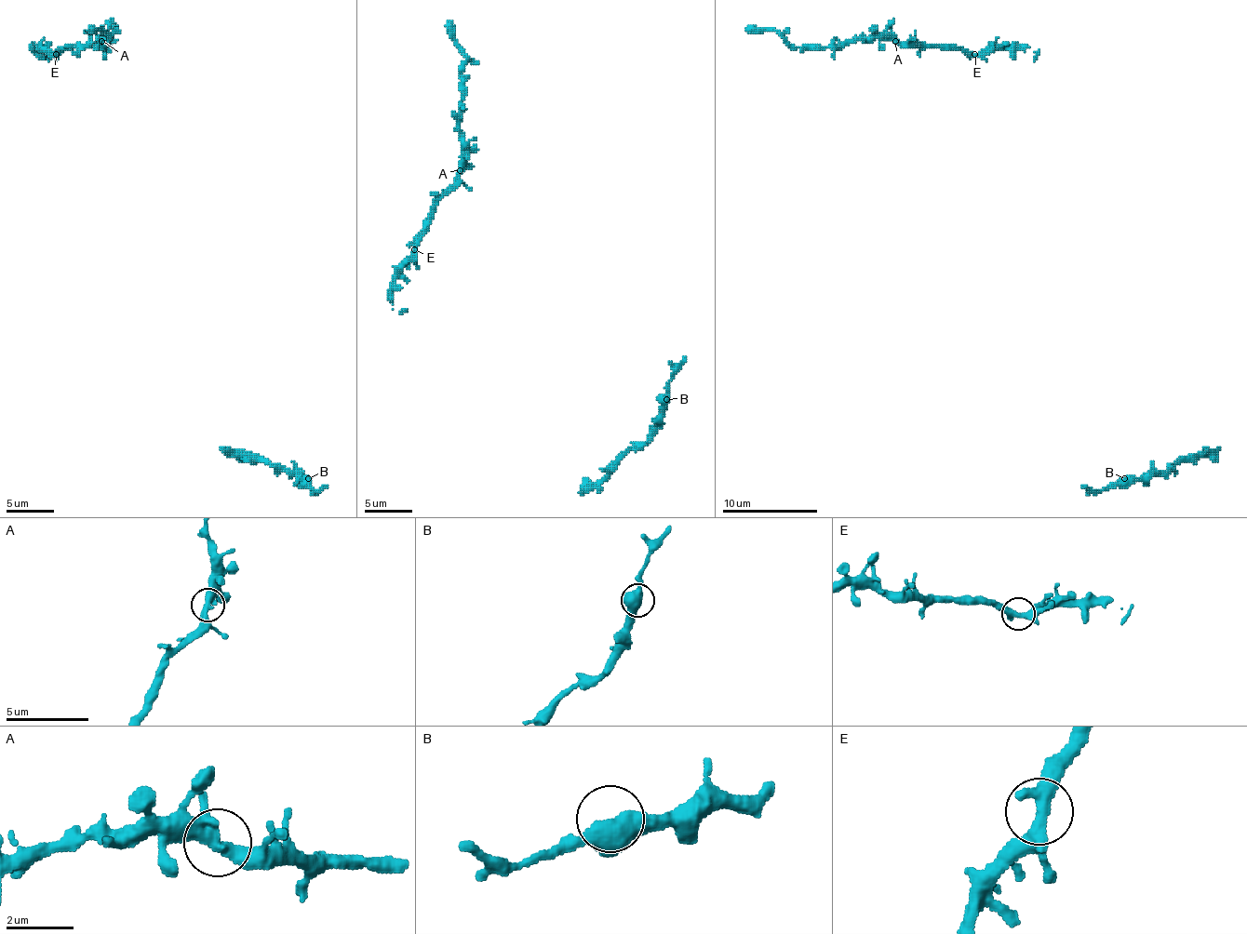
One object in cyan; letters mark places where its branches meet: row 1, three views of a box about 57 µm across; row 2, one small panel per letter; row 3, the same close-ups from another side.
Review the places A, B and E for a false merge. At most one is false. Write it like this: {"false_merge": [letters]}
{"false_merge": []}

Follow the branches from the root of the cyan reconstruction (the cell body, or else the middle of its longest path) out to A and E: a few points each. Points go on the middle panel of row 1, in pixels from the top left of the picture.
A: (407, 309), (402, 312), (393, 309), (393, 275), (411, 254), (431, 206), (454, 183), (459, 171)
E: (407, 309), (402, 312), (393, 309), (393, 275), (414, 249)

